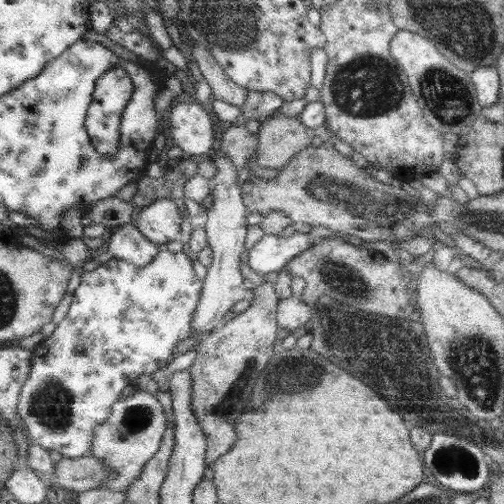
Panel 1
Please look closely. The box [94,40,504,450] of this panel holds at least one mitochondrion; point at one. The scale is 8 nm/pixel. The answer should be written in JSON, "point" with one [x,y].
{"point":[387,354]}

